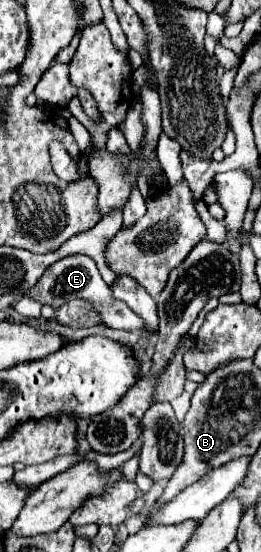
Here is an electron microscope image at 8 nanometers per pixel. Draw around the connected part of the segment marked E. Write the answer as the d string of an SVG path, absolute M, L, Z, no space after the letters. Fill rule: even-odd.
M73 254L73 256L65 256L65 258L57 260L53 266L49 266L49 270L45 270L41 280L37 280L37 284L25 292L25 296L29 296L31 300L35 300L39 304L47 304L55 310L59 306L67 304L69 300L87 300L93 304L95 312L99 314L99 318L105 326L141 334L141 318L137 318L137 314L133 314L133 310L129 310L129 306L125 306L123 300L113 298L113 290L103 282L95 262L85 254Z

